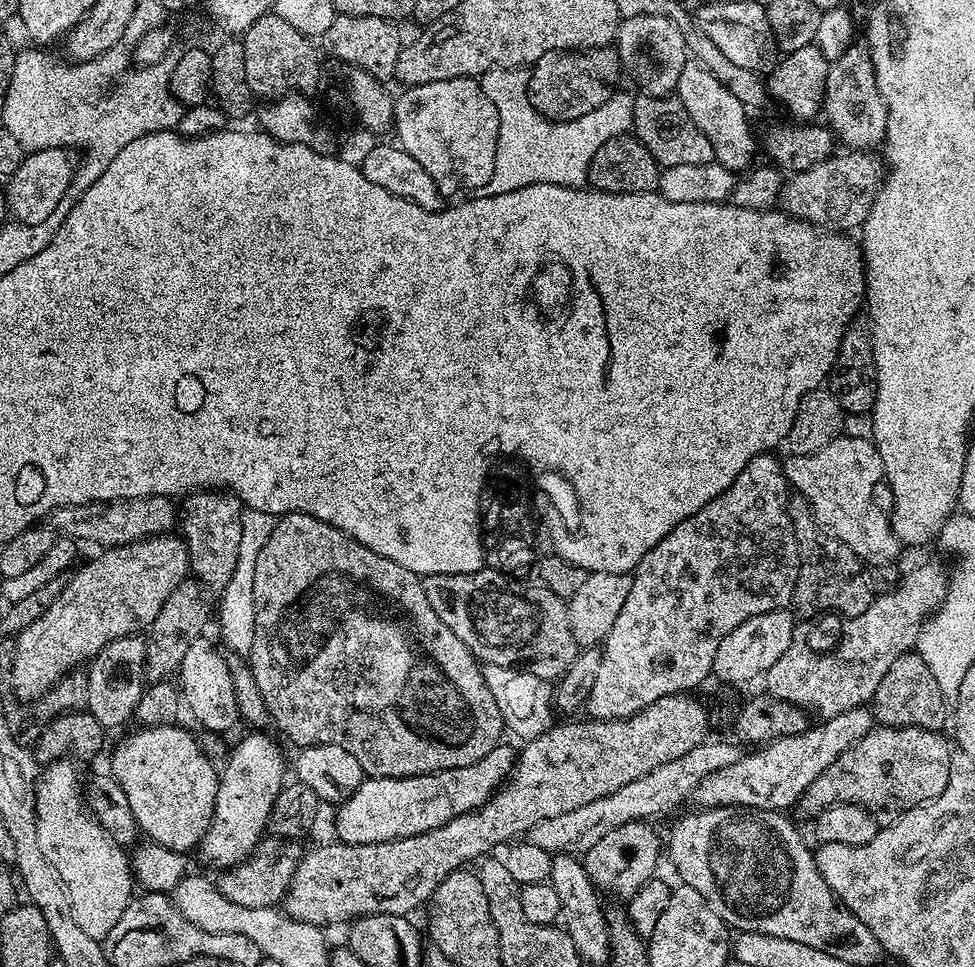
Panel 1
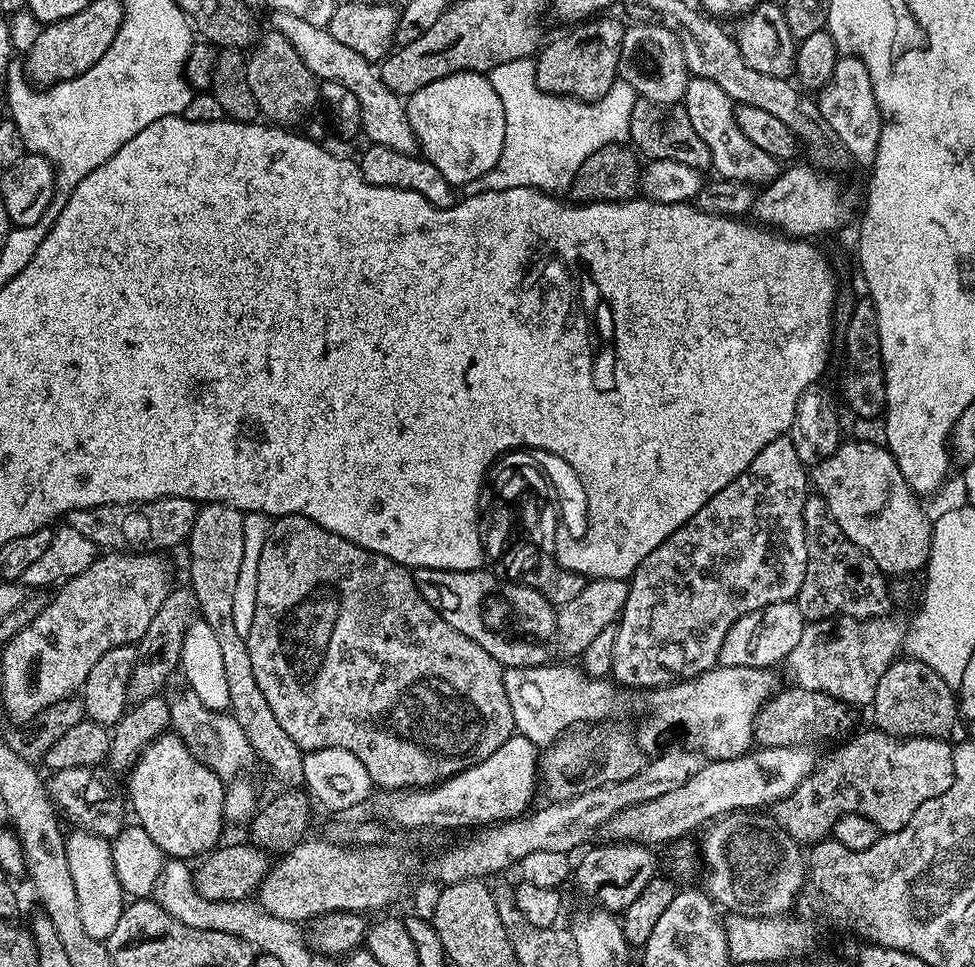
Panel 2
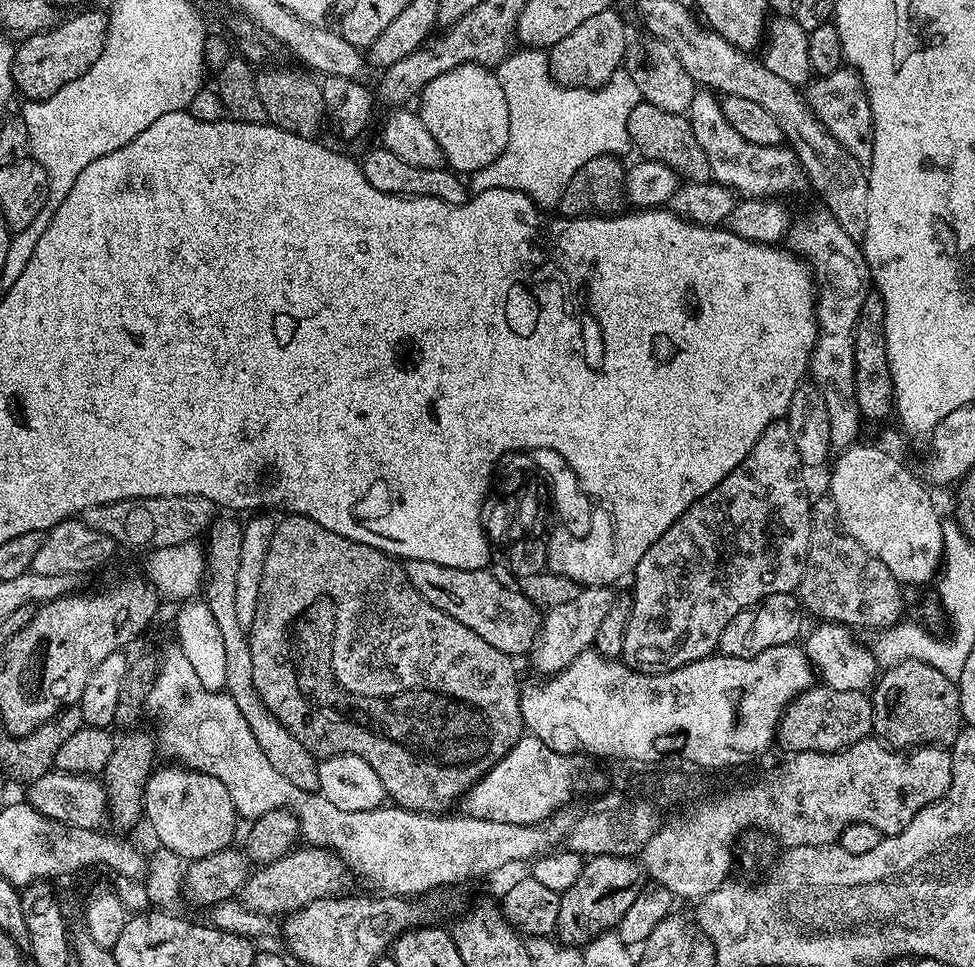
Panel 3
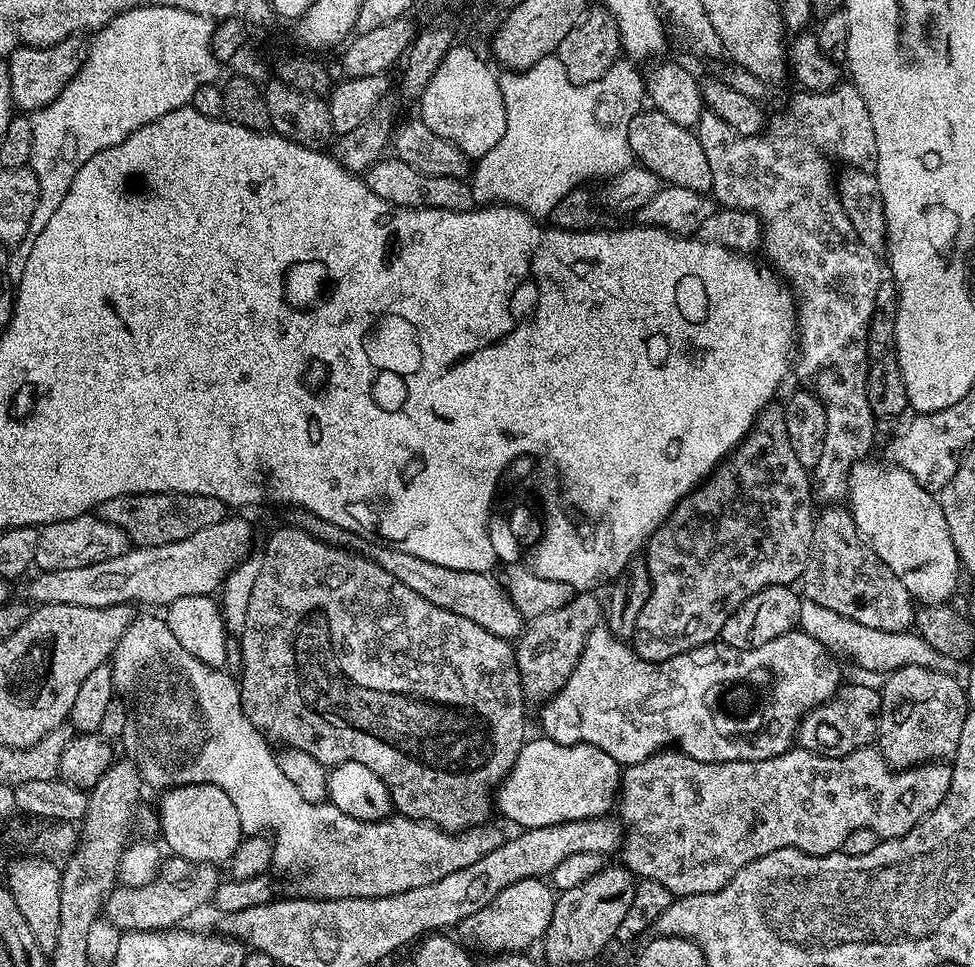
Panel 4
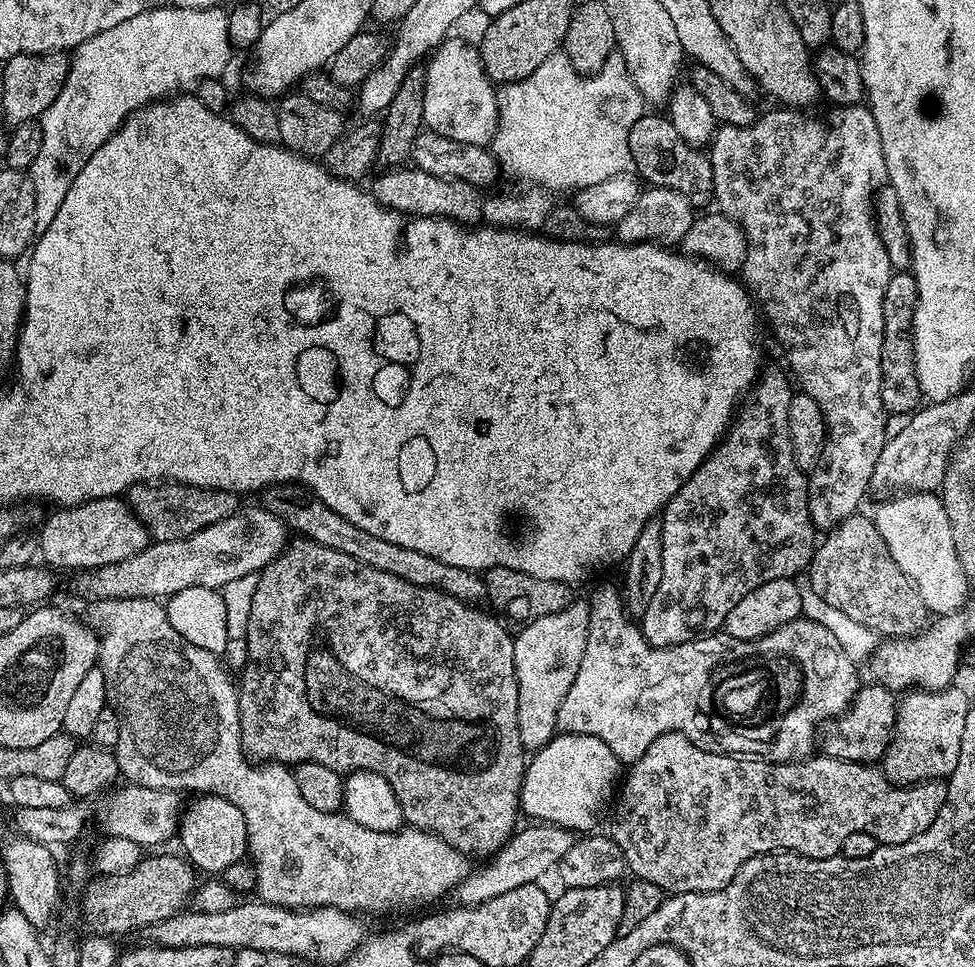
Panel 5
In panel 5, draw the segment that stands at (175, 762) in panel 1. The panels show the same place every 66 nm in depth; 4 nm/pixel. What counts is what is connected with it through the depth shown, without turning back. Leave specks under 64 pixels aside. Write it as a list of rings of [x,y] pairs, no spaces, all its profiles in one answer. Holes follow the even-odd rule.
[[[200,794],[180,817],[178,841],[184,849],[183,855],[193,868],[204,874],[219,874],[226,866],[245,859],[248,852],[248,831],[242,810],[220,796]]]

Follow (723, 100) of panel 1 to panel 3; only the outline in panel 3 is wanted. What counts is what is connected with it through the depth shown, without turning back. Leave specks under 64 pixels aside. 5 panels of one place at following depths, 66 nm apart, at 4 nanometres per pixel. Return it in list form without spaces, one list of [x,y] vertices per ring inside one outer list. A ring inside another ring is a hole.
[[[696,91],[686,115],[694,130],[694,138],[698,138],[698,146],[702,146],[702,150],[706,150],[706,158],[710,158],[712,180],[716,183],[731,188],[744,198],[780,198],[785,195],[783,192],[790,191],[799,180],[801,182],[800,163],[792,149],[788,146],[754,146],[754,142],[746,142],[746,138],[726,122],[717,93]]]

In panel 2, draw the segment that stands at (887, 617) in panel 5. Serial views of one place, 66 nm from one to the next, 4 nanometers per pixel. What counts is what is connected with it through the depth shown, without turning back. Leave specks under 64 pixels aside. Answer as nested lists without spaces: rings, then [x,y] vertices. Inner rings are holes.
[[[819,494],[806,496],[804,522],[808,551],[806,574],[794,603],[798,610],[802,610],[805,621],[825,622],[842,616],[871,620],[874,616],[885,615],[890,608],[886,573],[858,545],[850,542],[846,534],[842,534]]]

